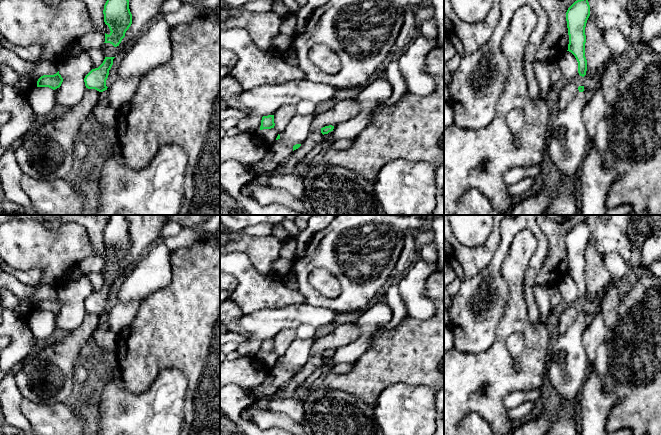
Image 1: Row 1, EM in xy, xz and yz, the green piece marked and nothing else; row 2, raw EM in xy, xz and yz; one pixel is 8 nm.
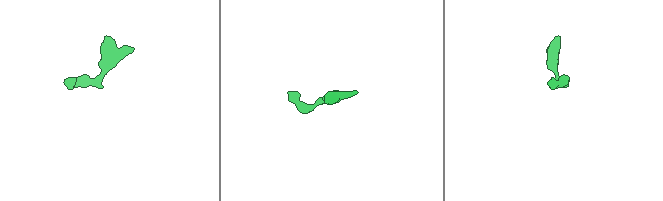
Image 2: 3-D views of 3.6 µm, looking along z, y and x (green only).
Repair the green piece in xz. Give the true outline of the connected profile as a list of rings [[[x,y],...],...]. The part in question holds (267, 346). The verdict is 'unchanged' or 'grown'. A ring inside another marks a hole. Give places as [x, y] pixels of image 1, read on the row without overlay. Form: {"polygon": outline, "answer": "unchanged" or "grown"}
{"polygon": [[[274,339],[263,340],[261,344],[260,354],[274,352]]], "answer": "unchanged"}

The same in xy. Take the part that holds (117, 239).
{"polygon": [[[110,215],[103,238],[104,246],[111,255],[109,259],[105,257],[104,267],[117,271],[132,248],[132,238],[125,215]]], "answer": "unchanged"}

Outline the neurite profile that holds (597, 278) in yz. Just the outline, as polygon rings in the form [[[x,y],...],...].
[[[592,239],[585,251],[585,281],[590,301],[601,298],[603,292],[611,284],[612,278],[604,266],[604,256],[599,253]]]

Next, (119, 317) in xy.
[[[136,299],[130,302],[116,302],[116,304],[99,318],[99,324],[107,322],[110,330],[118,335],[131,324],[144,299]]]

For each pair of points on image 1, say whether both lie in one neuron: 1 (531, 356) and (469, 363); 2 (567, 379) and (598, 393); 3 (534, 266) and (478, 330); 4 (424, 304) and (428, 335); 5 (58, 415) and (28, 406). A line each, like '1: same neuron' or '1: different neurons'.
1: same neuron
2: different neurons
3: same neuron
4: different neurons
5: same neuron

